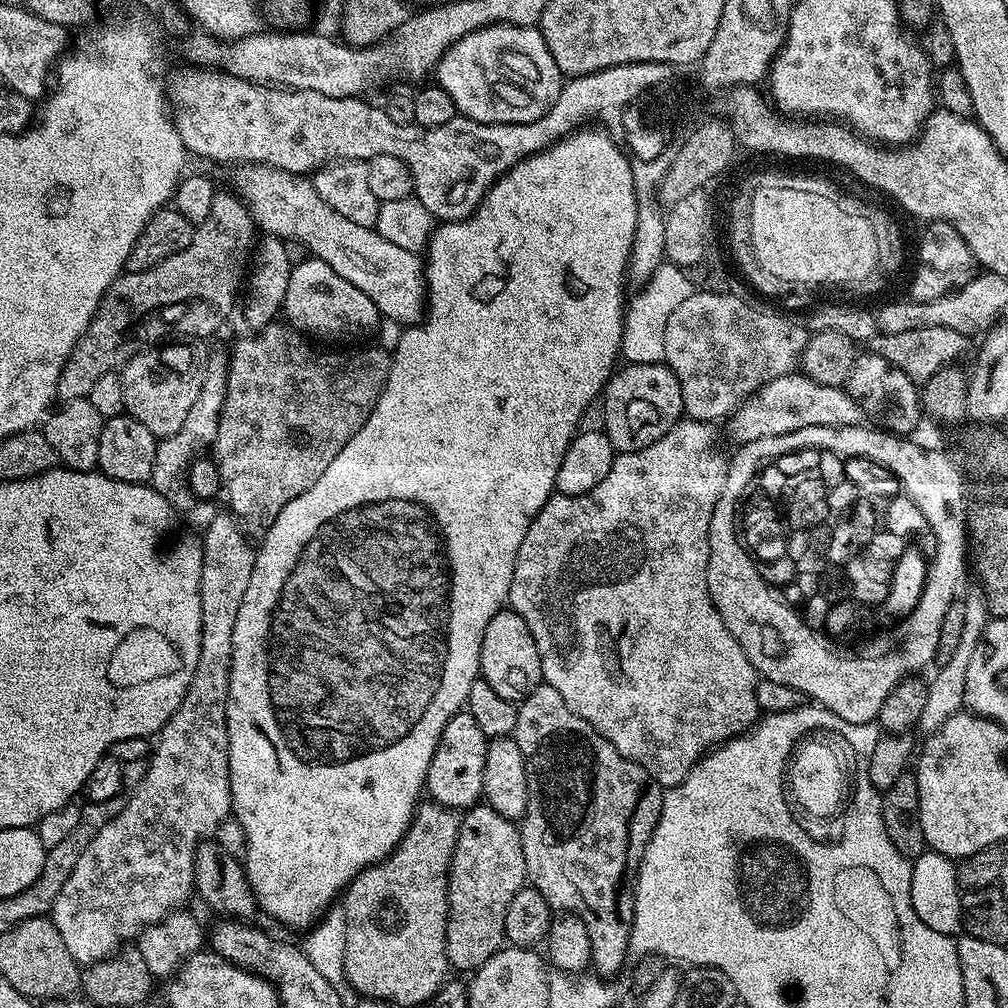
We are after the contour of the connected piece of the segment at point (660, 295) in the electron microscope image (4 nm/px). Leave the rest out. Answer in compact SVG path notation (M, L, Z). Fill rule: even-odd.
M665 262L654 270L654 274L639 289L636 297L631 297L624 314L624 333L620 343L620 356L630 364L658 364L664 359L666 350L666 322L674 314L677 304L689 297L691 280L679 276L675 268Z

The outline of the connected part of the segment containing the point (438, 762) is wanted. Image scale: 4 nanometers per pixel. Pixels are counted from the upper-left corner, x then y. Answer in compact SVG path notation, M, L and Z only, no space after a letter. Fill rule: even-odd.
M461 710L446 722L442 730L442 738L434 750L434 758L430 762L426 792L435 803L453 810L467 810L484 795L482 786L482 770L486 766L486 750L489 737L482 734L478 722L466 710Z

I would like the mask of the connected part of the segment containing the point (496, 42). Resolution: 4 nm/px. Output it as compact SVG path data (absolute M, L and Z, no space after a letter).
M495 24L466 34L450 50L444 52L434 69L435 83L454 102L457 113L483 124L529 124L546 114L549 104L558 98L562 87L562 73L554 62L539 27Z

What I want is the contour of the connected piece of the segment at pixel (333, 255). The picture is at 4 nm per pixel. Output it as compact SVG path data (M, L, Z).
M241 163L236 172L235 191L238 193L248 212L252 216L252 223L261 233L279 237L285 240L297 240L307 246L309 253L315 259L324 260L327 266L341 278L356 286L374 302L385 321L393 320L399 326L411 326L421 319L426 312L426 281L424 278L424 264L417 253L402 250L402 246L394 246L394 242L386 242L382 234L373 228L358 226L341 214L335 213L330 206L322 202L311 179L303 175L287 172L269 164Z

